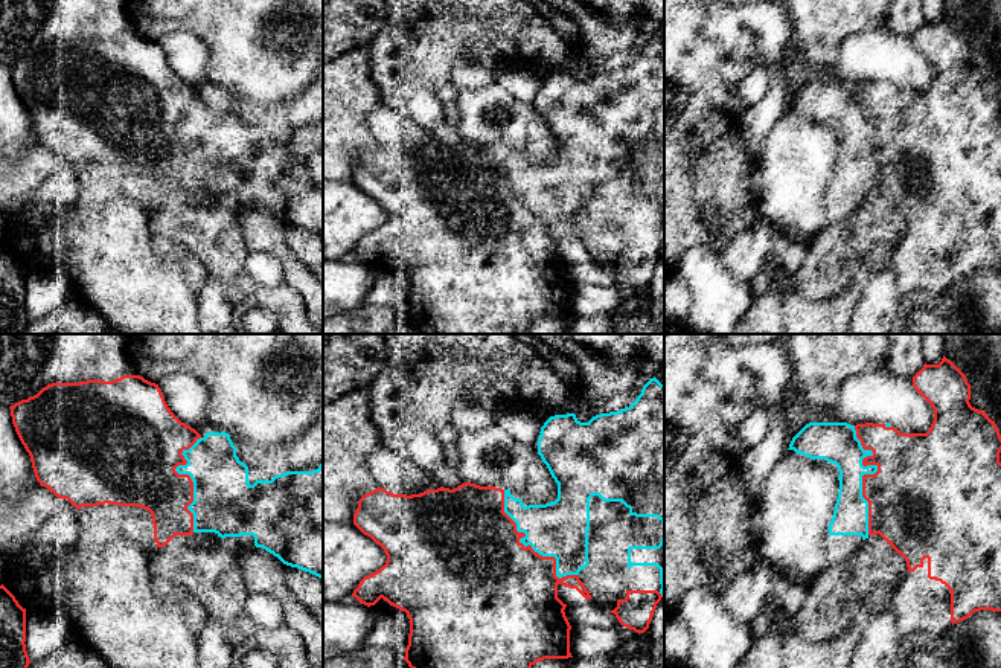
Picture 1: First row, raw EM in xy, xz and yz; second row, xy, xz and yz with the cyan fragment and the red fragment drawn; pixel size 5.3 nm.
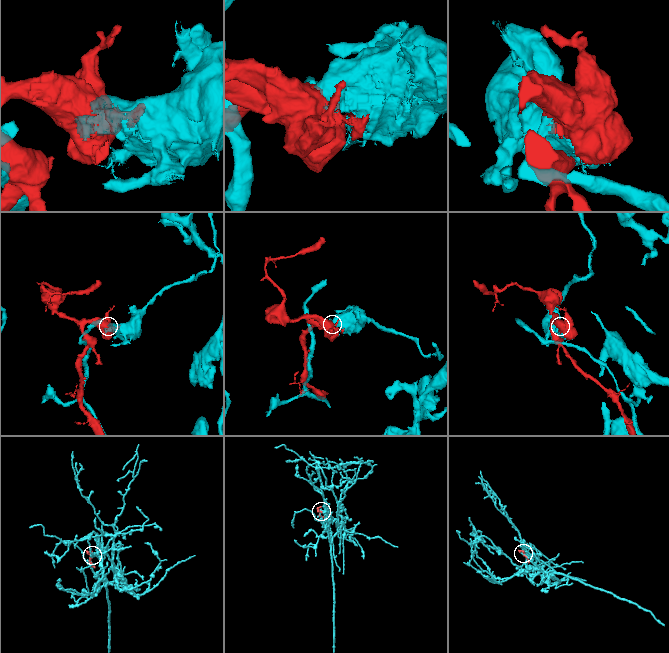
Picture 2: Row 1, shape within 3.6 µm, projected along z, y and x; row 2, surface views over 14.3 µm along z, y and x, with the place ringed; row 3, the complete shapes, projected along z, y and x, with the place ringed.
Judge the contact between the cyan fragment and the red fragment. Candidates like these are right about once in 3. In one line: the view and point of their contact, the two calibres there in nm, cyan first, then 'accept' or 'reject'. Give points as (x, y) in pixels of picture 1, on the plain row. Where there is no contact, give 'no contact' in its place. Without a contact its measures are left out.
contact yz (872, 131); calibres 220 and 480 nm; reject

